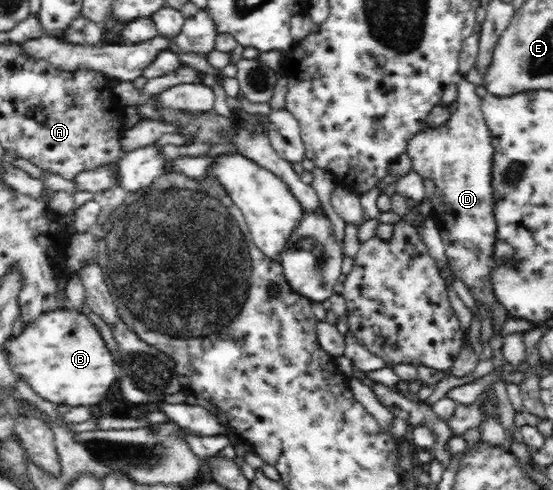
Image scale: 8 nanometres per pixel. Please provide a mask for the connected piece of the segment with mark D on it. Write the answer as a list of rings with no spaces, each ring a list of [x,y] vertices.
[[[459,74],[455,78],[457,97],[453,102],[453,114],[442,125],[428,125],[426,129],[415,133],[409,139],[406,149],[433,149],[433,151],[405,151],[411,160],[412,168],[423,178],[427,186],[427,197],[432,202],[431,217],[438,226],[439,233],[445,246],[445,256],[449,259],[449,267],[466,284],[476,300],[484,301],[491,308],[494,321],[494,335],[507,317],[505,308],[497,304],[497,300],[489,293],[486,274],[490,265],[490,250],[493,237],[493,212],[489,207],[491,186],[491,162],[493,162],[494,148],[490,132],[486,127],[481,111],[480,97],[475,93],[476,86],[467,80],[466,74]]]

